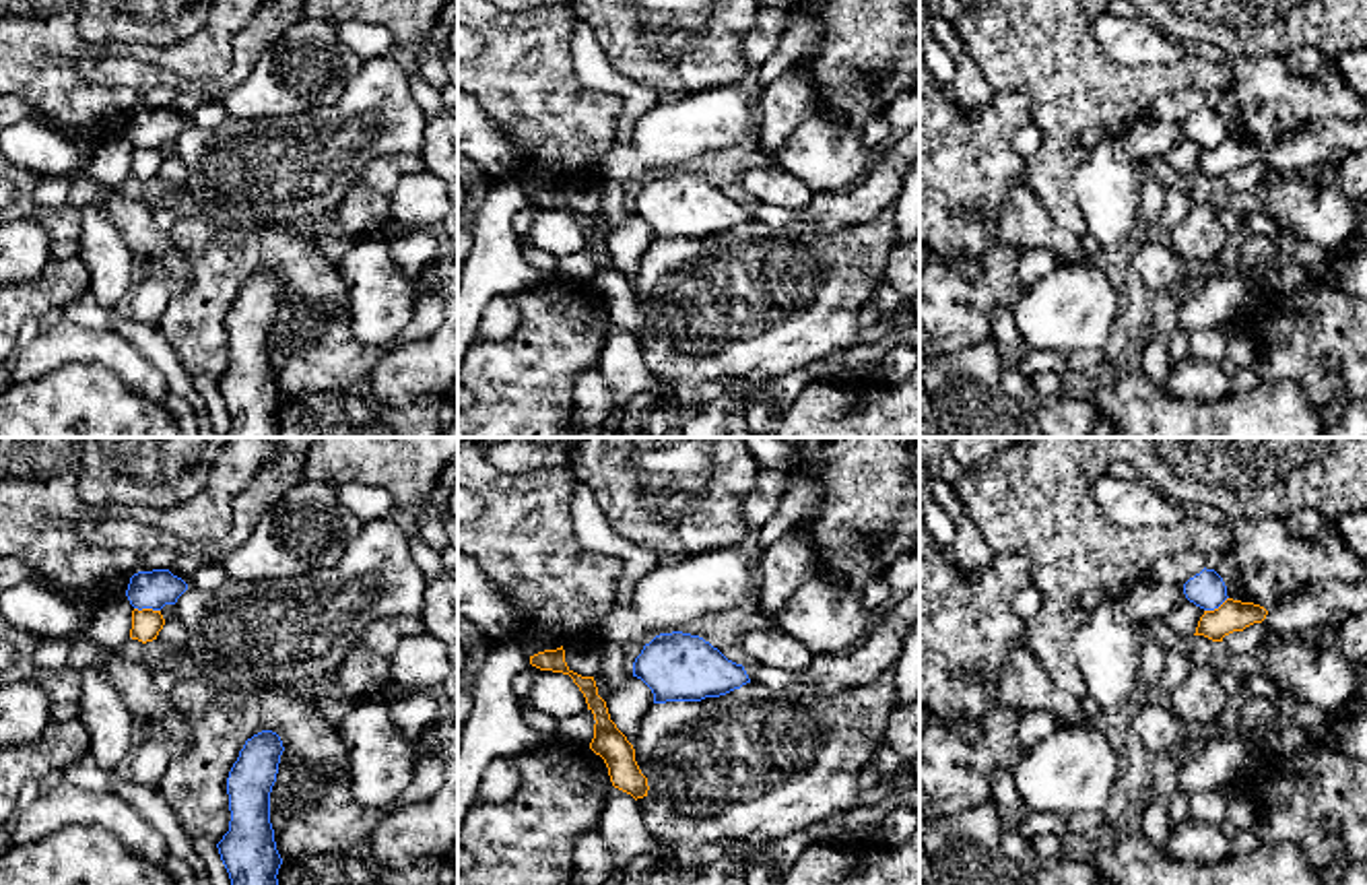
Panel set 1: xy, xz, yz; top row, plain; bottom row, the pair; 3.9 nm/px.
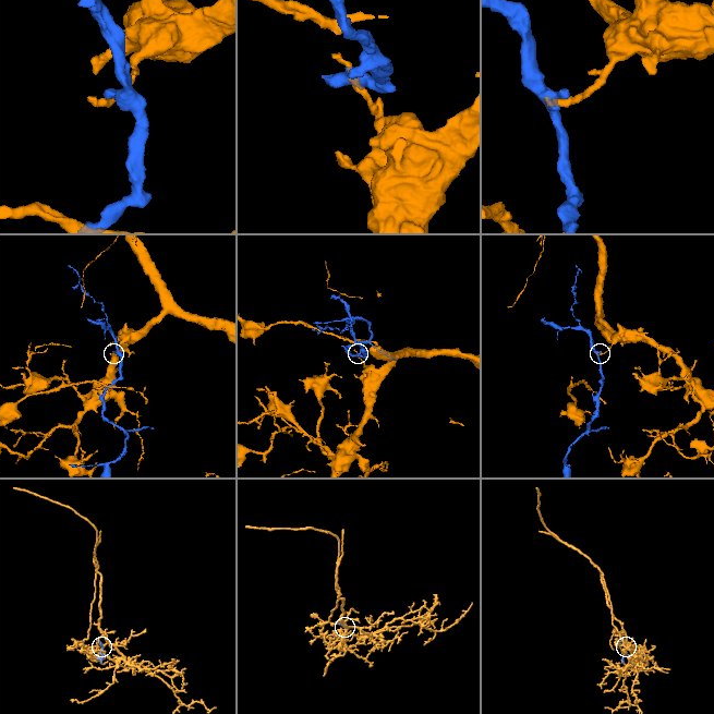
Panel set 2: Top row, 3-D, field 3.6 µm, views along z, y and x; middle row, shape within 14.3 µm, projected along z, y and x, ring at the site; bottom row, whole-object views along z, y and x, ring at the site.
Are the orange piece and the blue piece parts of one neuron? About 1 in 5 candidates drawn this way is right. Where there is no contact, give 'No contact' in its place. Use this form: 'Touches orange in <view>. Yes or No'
Touches orange in xy. No

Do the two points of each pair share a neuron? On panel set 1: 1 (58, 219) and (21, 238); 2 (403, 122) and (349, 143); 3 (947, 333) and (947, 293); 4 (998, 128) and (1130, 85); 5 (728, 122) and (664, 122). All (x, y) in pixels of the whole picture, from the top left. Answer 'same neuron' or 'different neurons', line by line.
1: different neurons
2: same neuron
3: same neuron
4: different neurons
5: same neuron

